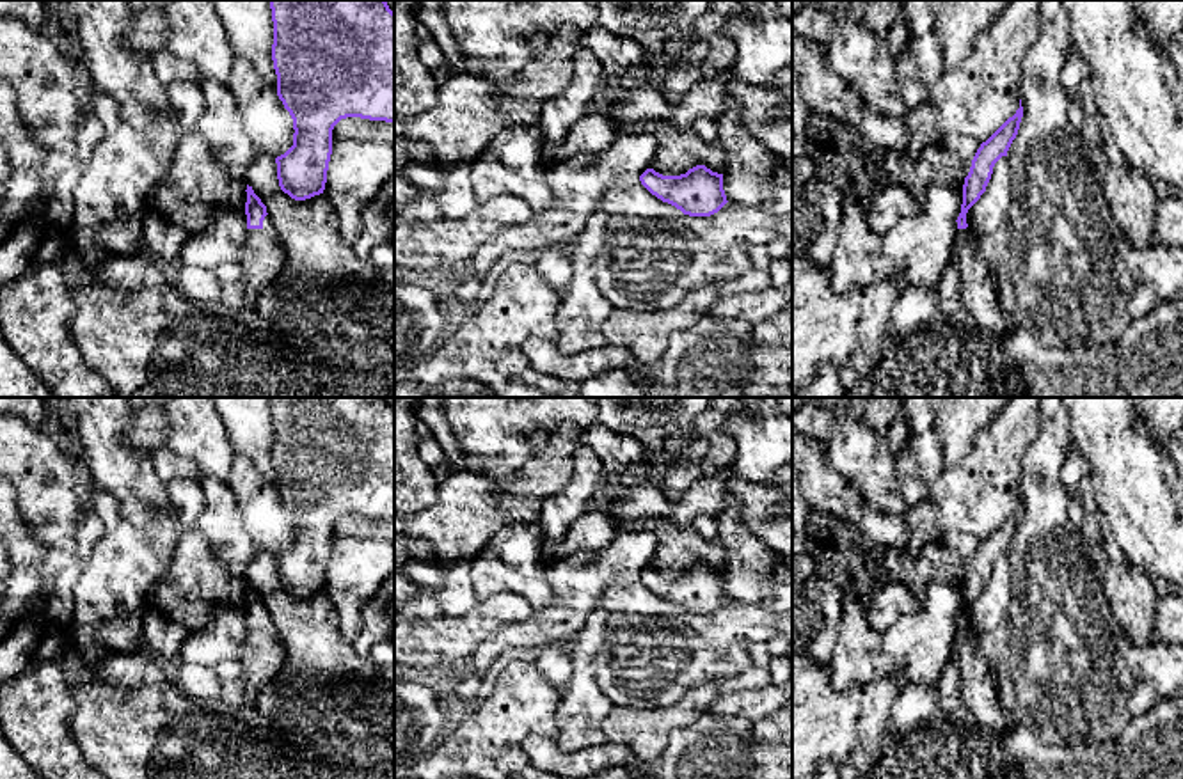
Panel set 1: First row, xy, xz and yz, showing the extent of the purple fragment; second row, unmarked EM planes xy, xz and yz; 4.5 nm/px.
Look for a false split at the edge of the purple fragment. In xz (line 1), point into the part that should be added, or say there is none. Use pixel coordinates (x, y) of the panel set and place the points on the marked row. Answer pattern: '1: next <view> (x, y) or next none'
1: next none

